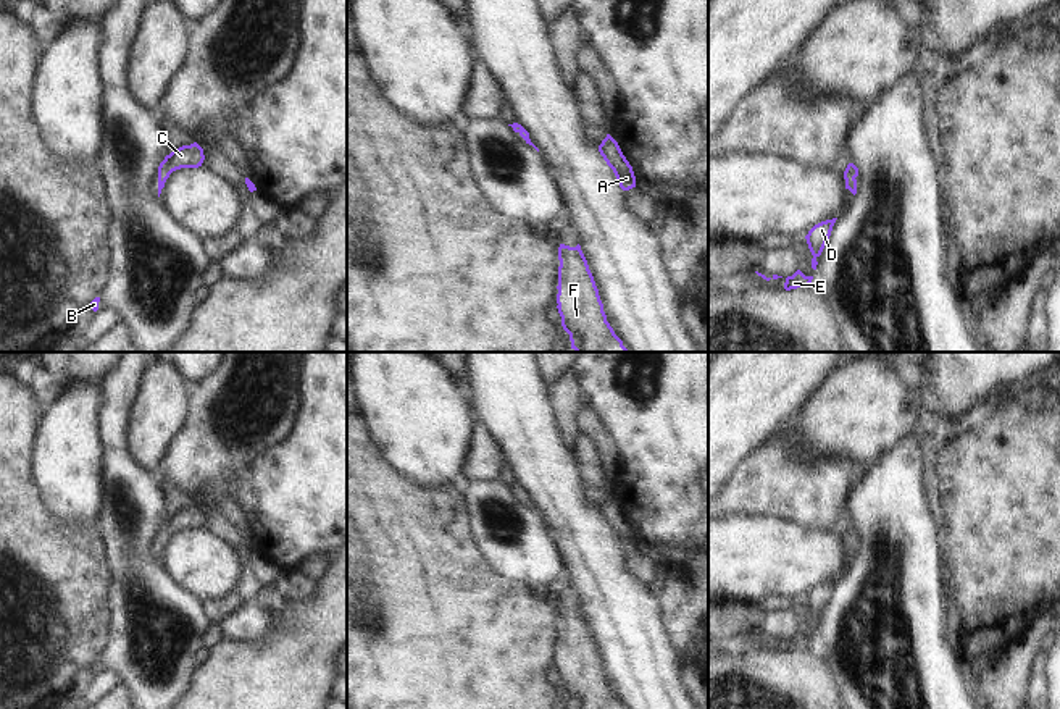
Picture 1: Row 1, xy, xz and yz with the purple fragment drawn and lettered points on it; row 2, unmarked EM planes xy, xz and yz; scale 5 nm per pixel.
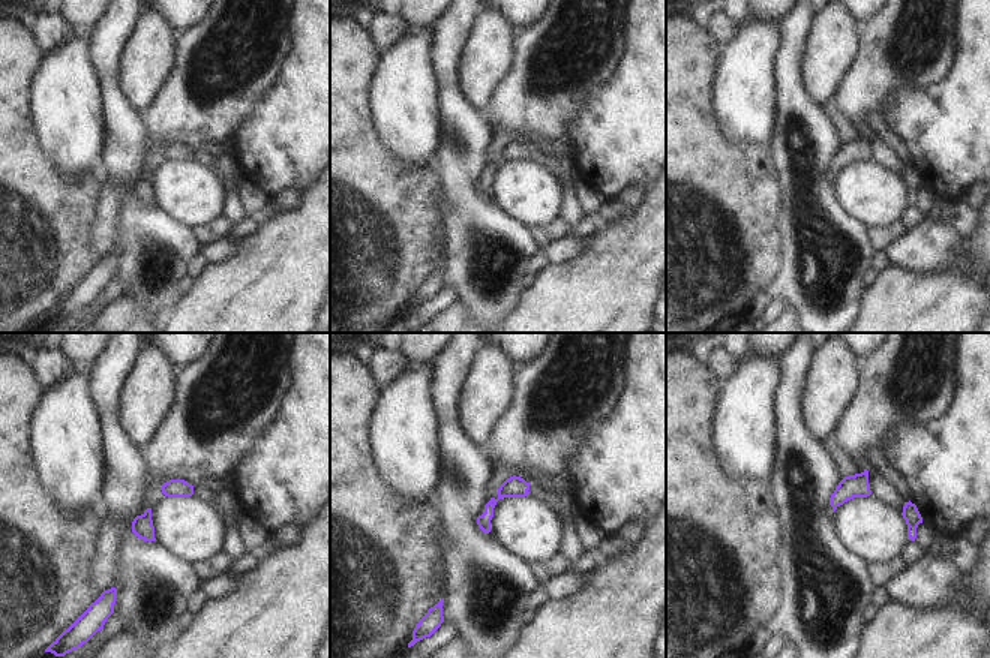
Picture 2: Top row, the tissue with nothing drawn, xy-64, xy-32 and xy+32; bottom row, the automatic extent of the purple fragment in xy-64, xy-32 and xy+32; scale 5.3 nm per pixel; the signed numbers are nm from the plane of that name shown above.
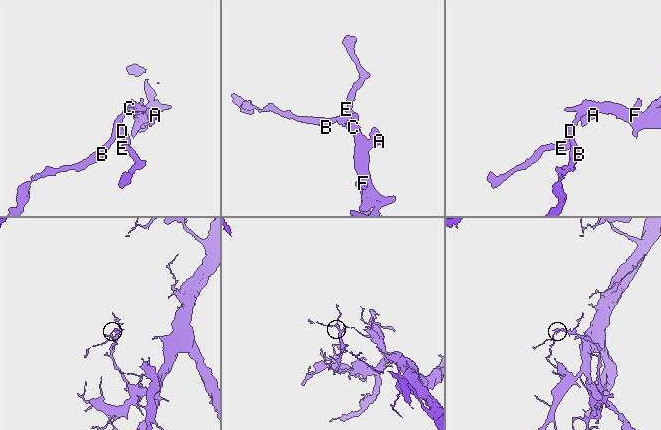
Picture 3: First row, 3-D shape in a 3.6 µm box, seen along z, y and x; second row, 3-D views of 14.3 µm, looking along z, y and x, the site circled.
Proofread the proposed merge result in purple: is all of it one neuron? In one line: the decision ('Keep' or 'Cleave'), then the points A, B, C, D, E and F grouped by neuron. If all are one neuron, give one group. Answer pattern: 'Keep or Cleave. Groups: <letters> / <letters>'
Keep. Groups: A B C D E F.

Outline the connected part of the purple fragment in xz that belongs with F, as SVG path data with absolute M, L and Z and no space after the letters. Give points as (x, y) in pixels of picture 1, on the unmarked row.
M581 607L558 609L557 670L571 709L624 709L607 683L603 665Z

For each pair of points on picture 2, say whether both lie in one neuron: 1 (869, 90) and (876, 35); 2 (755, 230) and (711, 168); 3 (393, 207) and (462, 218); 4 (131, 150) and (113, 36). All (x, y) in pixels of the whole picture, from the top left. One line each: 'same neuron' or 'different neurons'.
1: same neuron
2: same neuron
3: different neurons
4: same neuron

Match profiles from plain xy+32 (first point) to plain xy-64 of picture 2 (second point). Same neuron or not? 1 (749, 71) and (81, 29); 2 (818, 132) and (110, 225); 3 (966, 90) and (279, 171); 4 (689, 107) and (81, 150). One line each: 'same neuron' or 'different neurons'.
1: different neurons
2: different neurons
3: same neuron
4: different neurons

